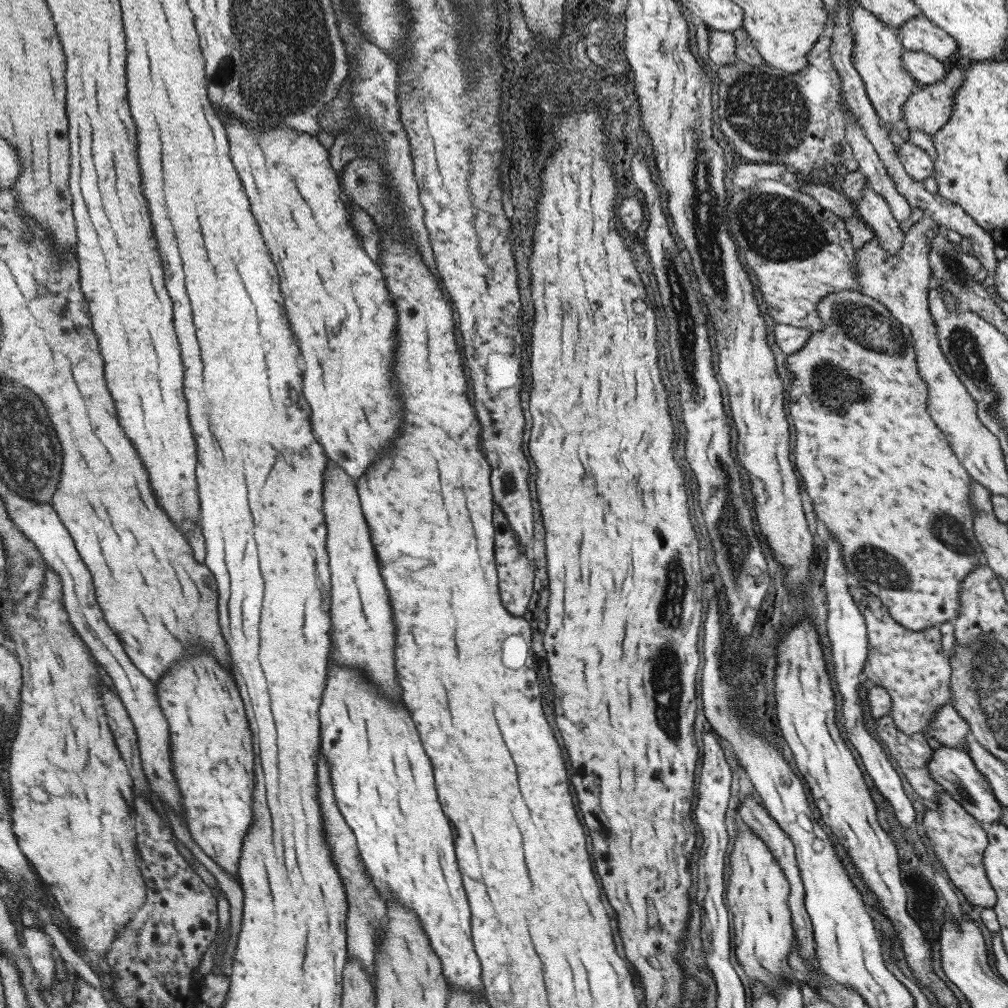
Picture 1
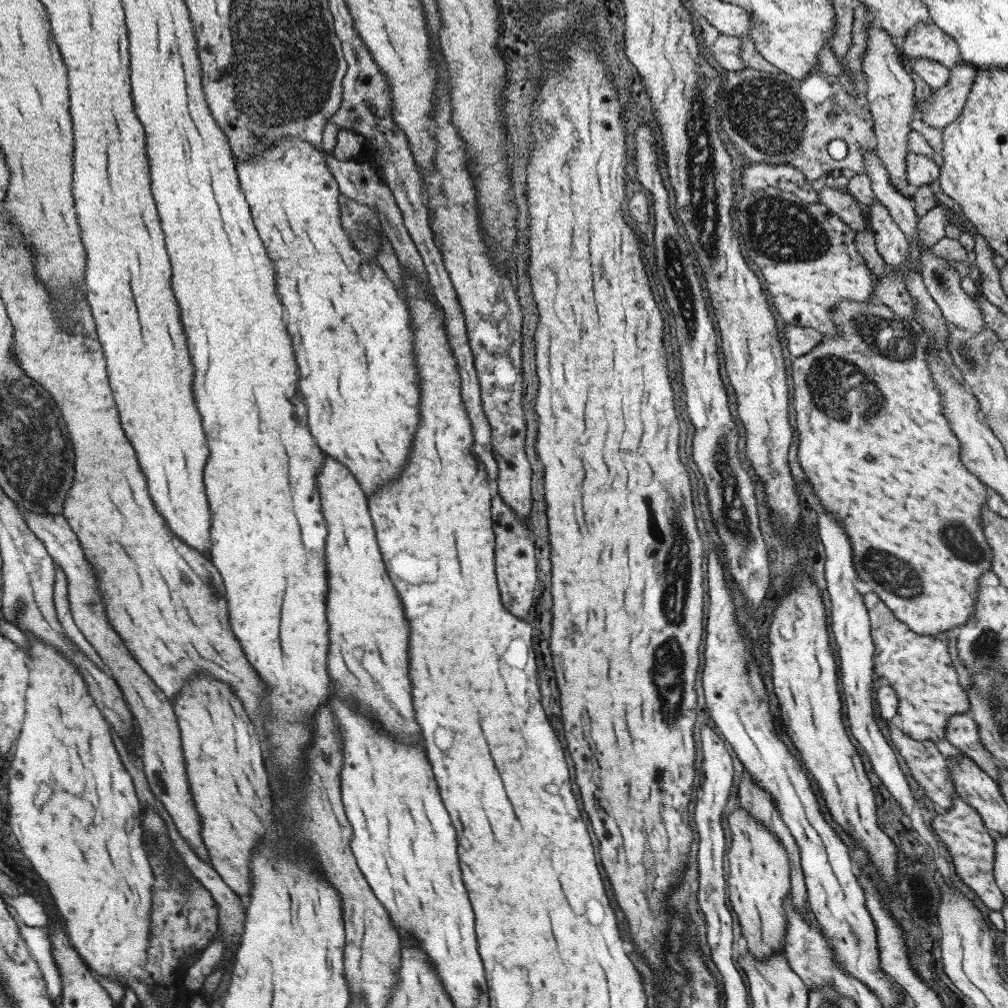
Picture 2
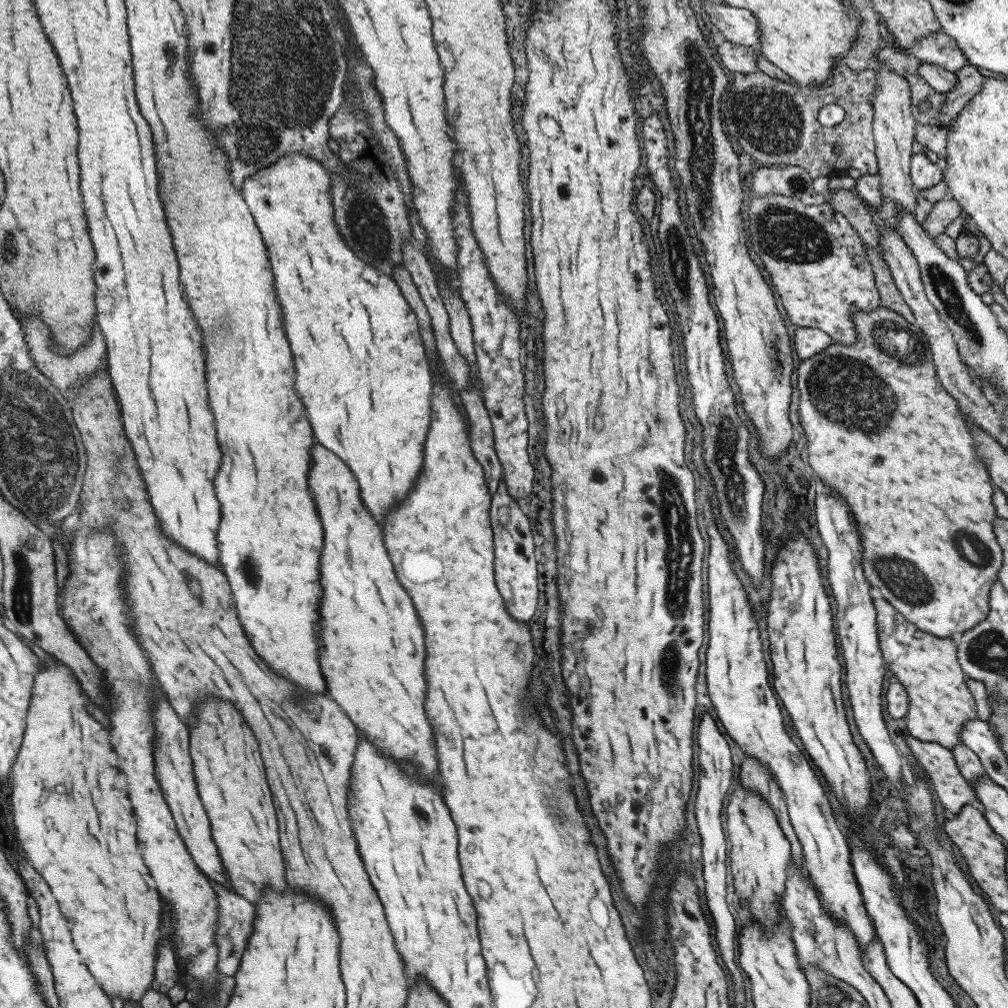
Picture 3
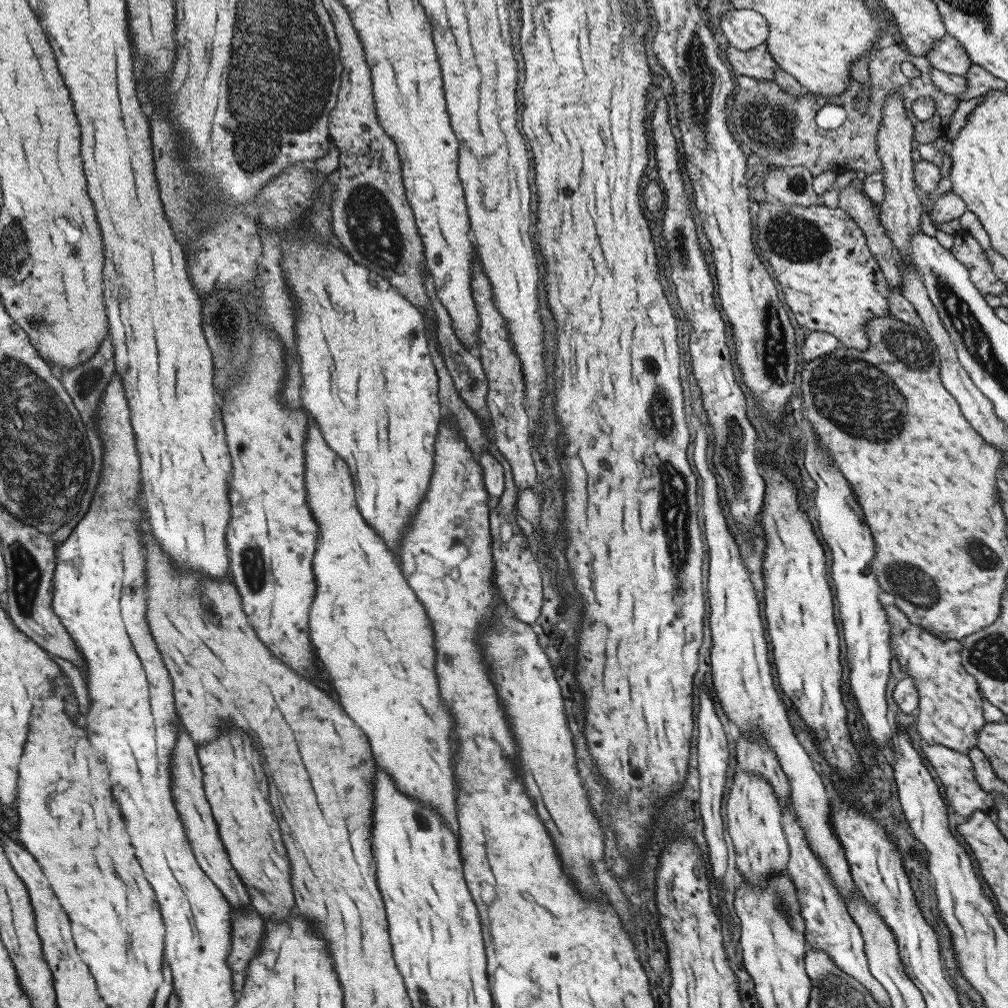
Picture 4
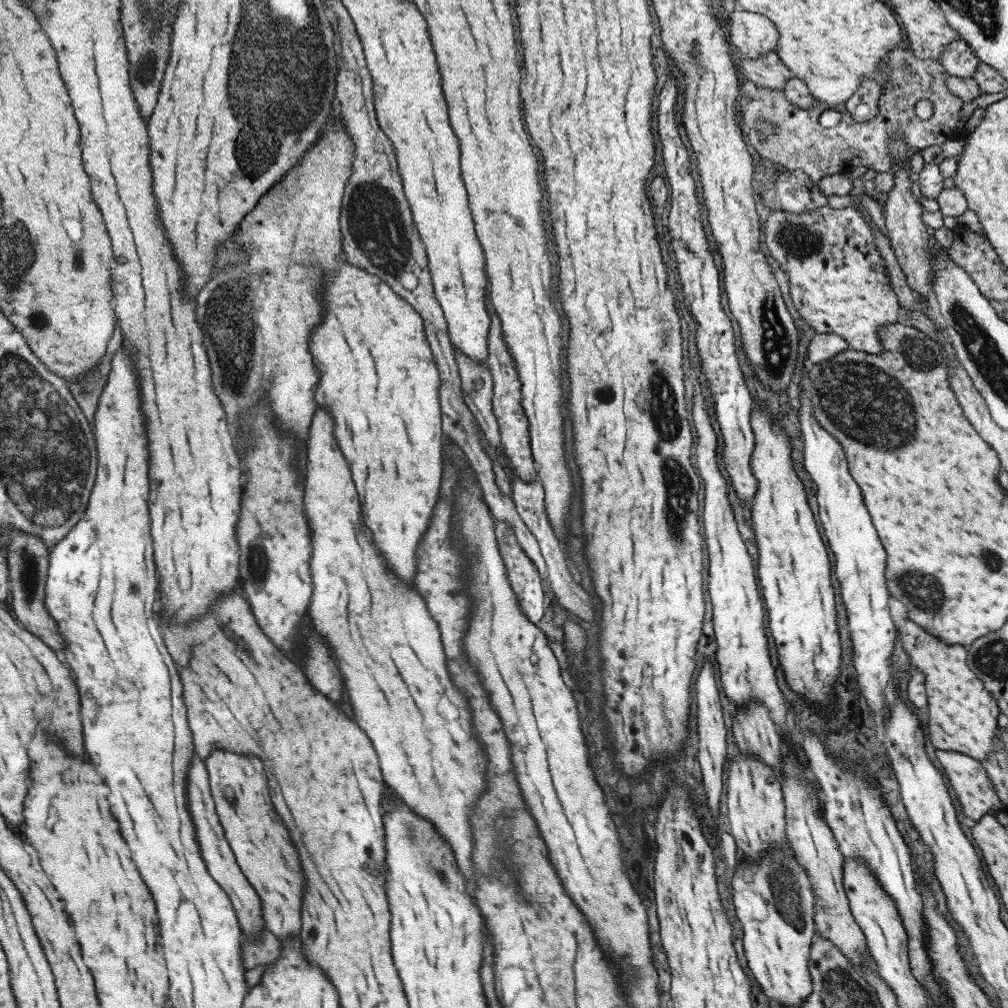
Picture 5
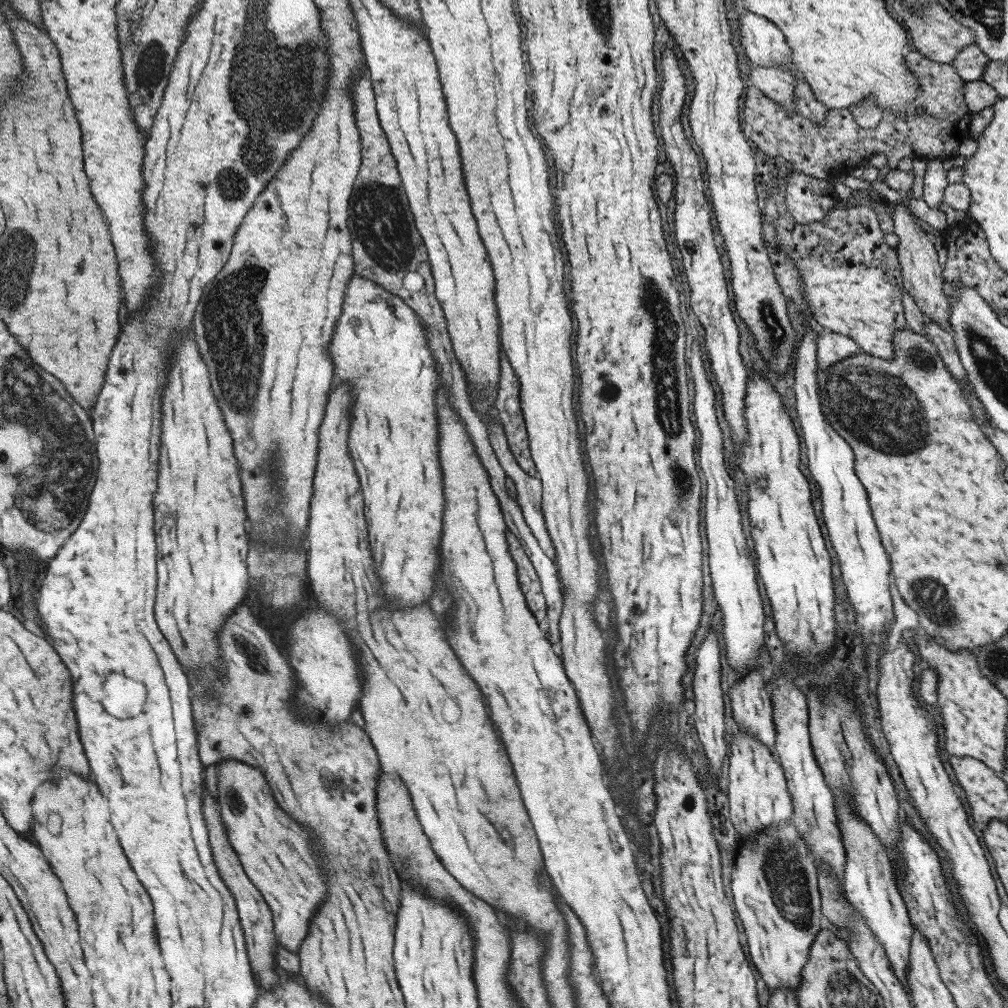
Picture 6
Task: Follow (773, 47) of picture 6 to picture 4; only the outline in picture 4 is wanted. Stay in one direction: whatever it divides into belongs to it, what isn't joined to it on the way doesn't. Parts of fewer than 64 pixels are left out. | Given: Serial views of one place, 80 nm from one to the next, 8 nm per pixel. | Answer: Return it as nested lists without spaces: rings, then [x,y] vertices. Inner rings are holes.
[[[731,7],[721,14],[719,30],[729,47],[741,51],[765,44],[768,35],[767,23],[758,12]]]

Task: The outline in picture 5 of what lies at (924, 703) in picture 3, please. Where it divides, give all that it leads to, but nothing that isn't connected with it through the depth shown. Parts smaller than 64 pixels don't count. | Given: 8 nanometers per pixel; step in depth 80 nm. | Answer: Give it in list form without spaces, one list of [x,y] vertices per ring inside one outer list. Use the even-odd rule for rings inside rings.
[[[909,619],[896,628],[909,666],[923,675],[926,718],[923,721],[928,742],[937,750],[965,754],[974,760],[990,759],[995,754],[991,742],[997,734],[997,708],[993,697],[984,689],[980,678],[967,665],[962,645],[946,645]]]

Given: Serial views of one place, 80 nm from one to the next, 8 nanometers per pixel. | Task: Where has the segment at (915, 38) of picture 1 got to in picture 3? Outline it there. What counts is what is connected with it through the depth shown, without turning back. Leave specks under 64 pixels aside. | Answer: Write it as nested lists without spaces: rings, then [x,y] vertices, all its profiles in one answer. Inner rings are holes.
[[[942,31],[929,33],[923,37],[921,42],[913,44],[905,53],[913,55],[921,63],[939,65],[952,73],[967,64],[966,58],[957,48],[956,42]]]

